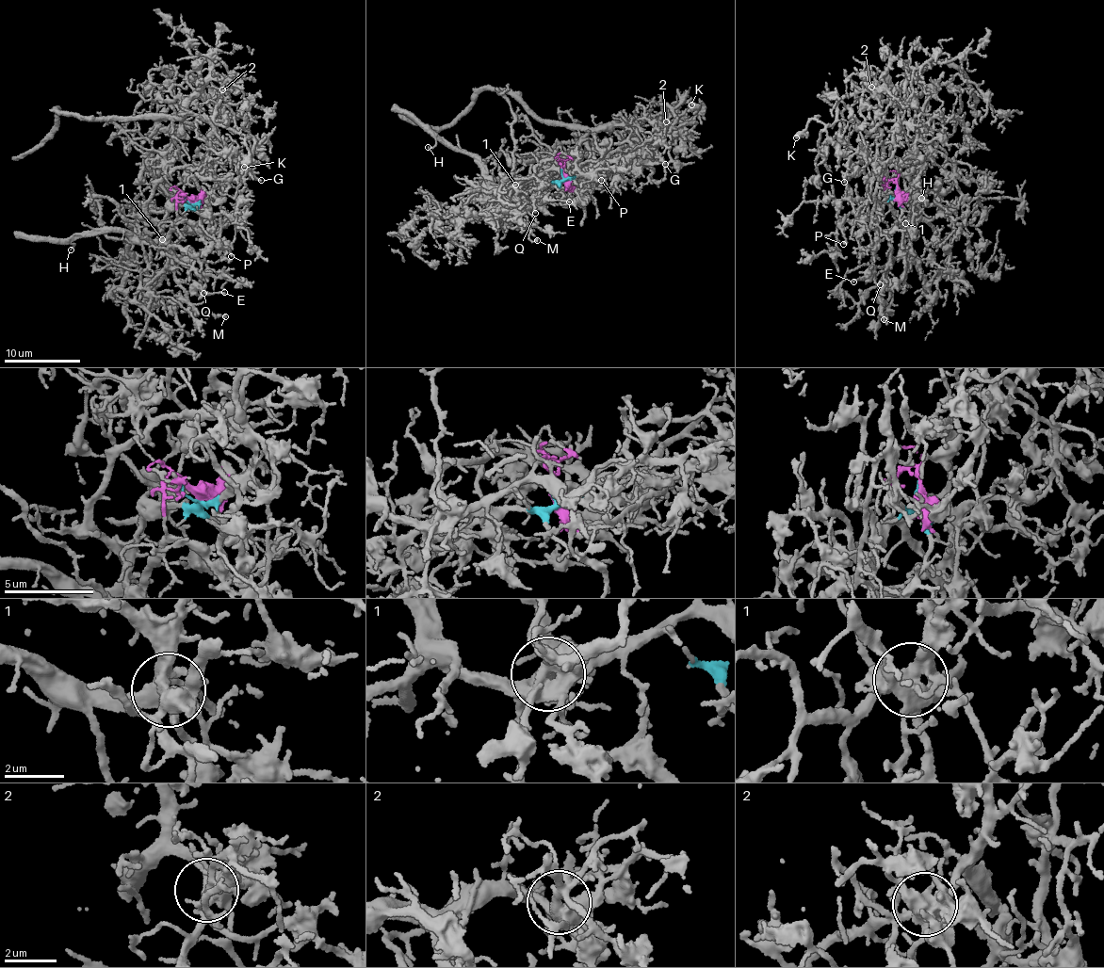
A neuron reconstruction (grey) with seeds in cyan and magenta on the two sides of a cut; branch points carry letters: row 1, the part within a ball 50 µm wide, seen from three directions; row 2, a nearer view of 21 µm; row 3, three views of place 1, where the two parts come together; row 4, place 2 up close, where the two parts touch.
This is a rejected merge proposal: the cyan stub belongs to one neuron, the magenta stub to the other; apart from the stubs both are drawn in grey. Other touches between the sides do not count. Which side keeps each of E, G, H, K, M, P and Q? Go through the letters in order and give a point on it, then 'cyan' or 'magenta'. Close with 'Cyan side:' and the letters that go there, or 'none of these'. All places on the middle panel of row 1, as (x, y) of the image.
E: (569, 201) | magenta
G: (665, 164) | cyan
H: (428, 147) | magenta
K: (691, 104) | cyan
M: (537, 240) | magenta
P: (601, 180) | magenta
Q: (535, 213) | magenta
Cyan side: G, K

